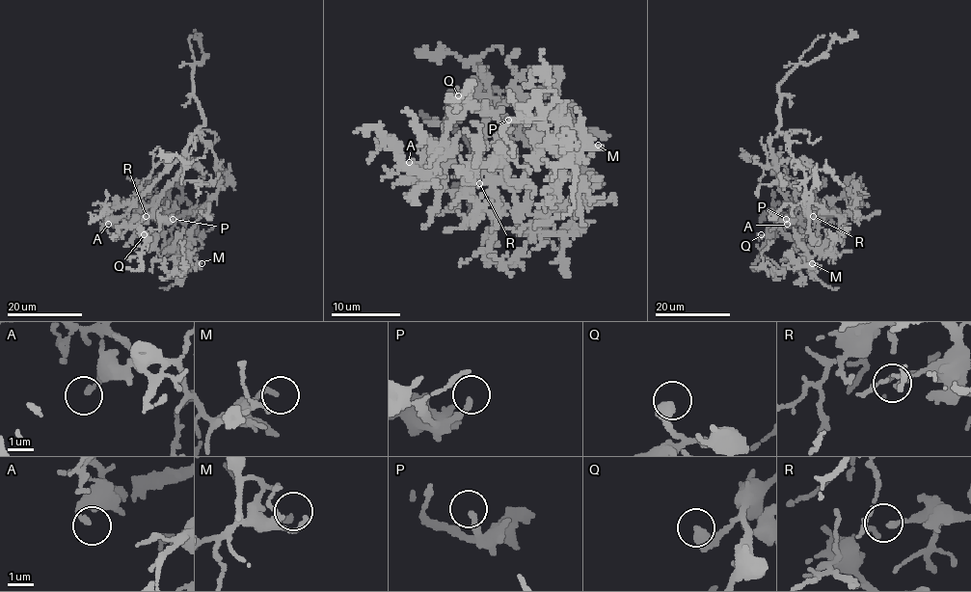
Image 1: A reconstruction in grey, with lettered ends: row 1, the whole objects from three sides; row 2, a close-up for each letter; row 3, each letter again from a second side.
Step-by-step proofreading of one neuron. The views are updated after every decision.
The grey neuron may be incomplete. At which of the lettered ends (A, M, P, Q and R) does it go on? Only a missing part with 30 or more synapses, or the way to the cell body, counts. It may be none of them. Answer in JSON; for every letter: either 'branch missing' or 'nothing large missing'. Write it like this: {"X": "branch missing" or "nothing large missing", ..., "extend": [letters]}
{"A": "nothing large missing", "M": "nothing large missing", "P": "nothing large missing", "Q": "nothing large missing", "R": "nothing large missing", "extend": []}

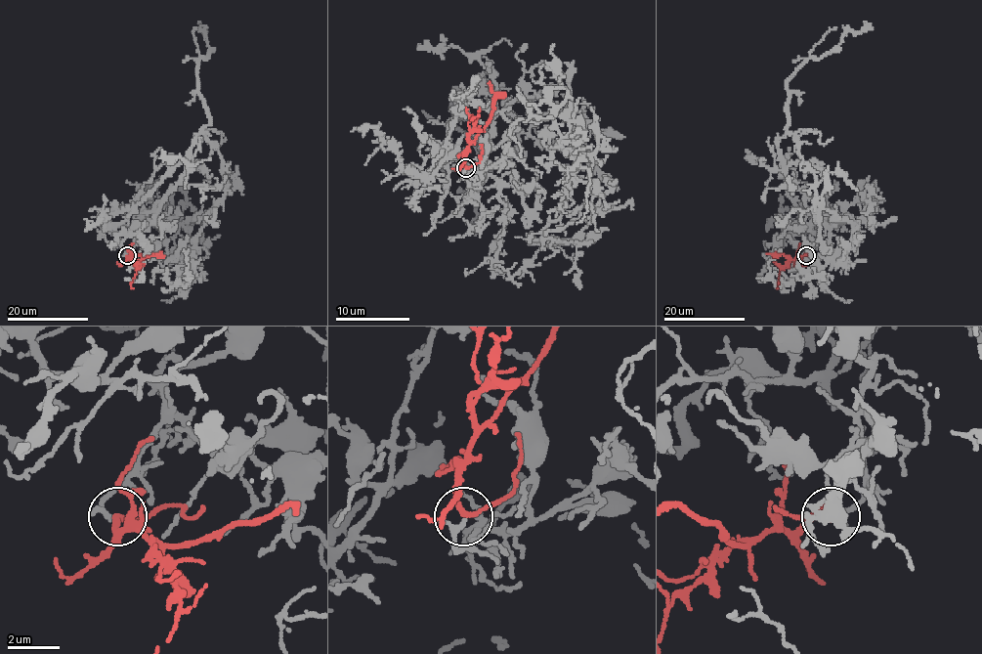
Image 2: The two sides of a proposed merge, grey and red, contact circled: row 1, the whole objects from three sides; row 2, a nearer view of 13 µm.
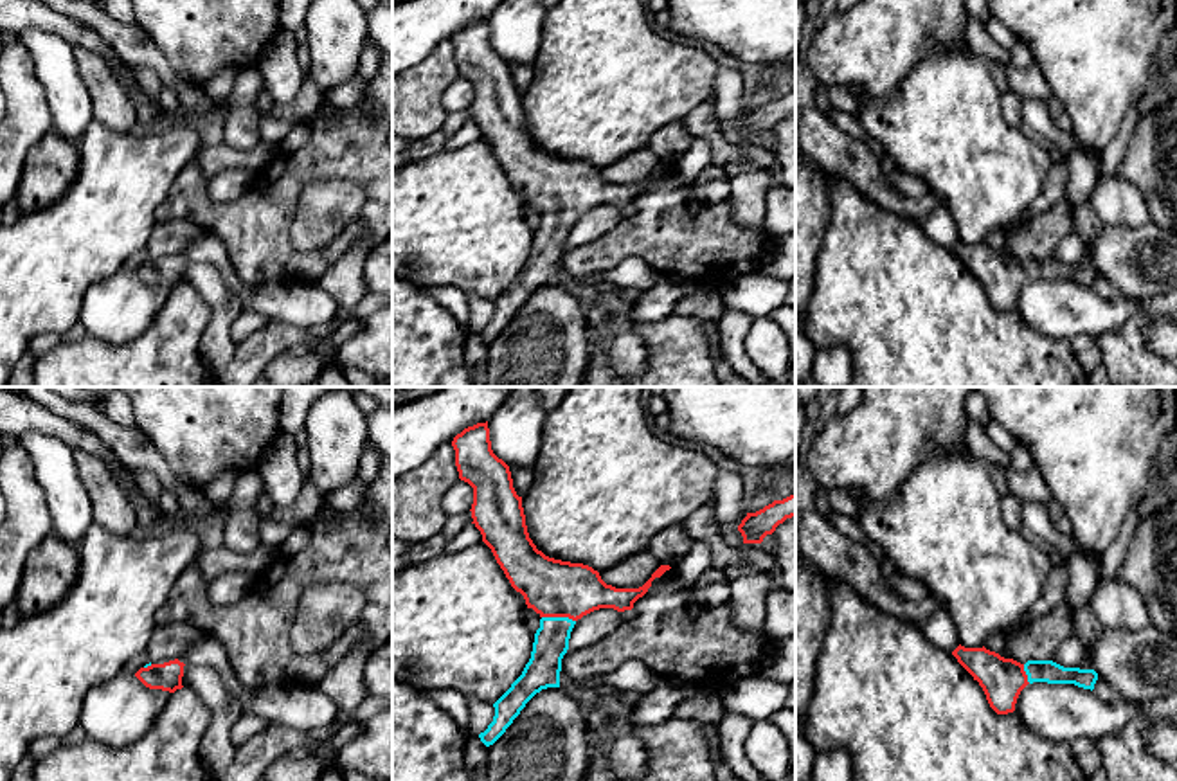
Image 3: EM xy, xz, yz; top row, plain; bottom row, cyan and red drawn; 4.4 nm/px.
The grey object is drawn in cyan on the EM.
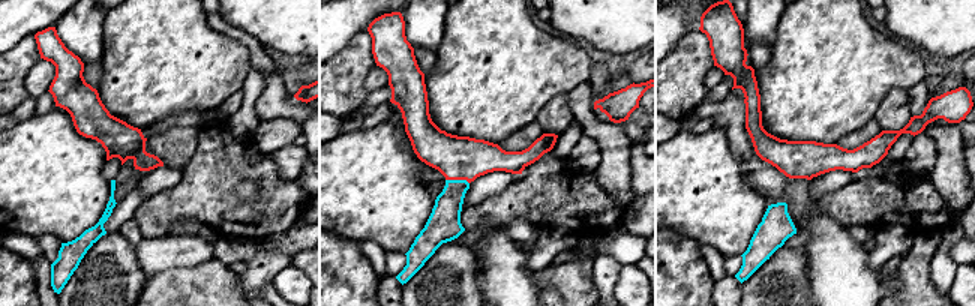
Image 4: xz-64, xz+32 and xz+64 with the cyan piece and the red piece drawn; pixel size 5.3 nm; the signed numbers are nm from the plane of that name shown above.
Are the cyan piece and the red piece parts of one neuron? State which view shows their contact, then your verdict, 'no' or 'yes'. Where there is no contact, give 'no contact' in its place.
xz | yes

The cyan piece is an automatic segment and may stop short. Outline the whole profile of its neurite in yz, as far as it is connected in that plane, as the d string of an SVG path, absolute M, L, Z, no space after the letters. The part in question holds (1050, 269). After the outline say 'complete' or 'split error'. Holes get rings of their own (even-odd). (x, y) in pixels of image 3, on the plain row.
M957 243L952 252L979 279L990 304L997 311L1015 308L1020 288L1033 279L1074 281L1094 286L1098 270L1094 266L1064 265L1053 257L1028 257L1020 261L983 245Z; split error

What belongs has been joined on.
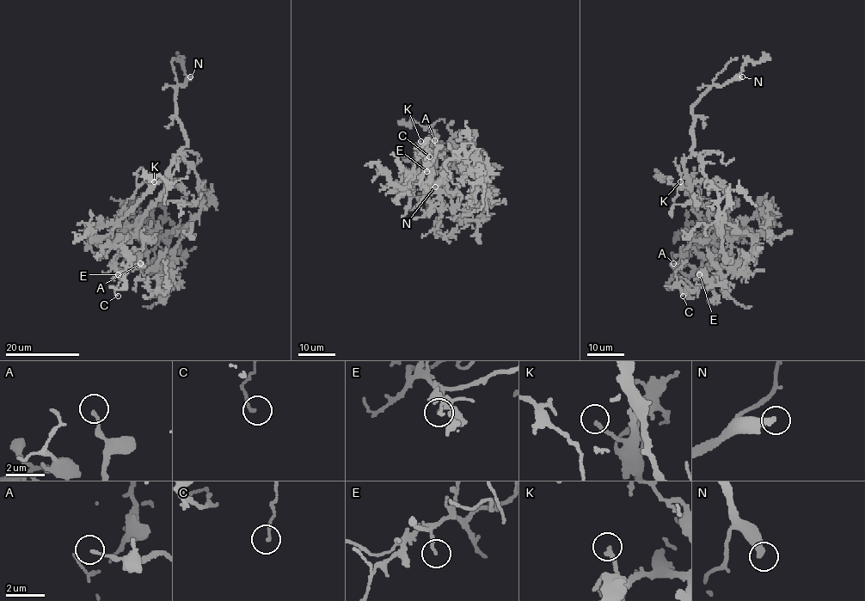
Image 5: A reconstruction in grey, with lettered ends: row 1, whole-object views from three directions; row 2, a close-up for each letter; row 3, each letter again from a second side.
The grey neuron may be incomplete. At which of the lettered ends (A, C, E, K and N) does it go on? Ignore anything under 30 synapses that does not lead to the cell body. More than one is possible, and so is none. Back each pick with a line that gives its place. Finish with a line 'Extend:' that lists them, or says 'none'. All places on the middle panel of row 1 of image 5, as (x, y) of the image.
K: at (420, 141)
N: at (435, 187)
Extend: K, N

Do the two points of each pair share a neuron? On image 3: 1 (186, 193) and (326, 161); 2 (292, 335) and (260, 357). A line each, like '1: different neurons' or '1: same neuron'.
1: same neuron
2: same neuron

